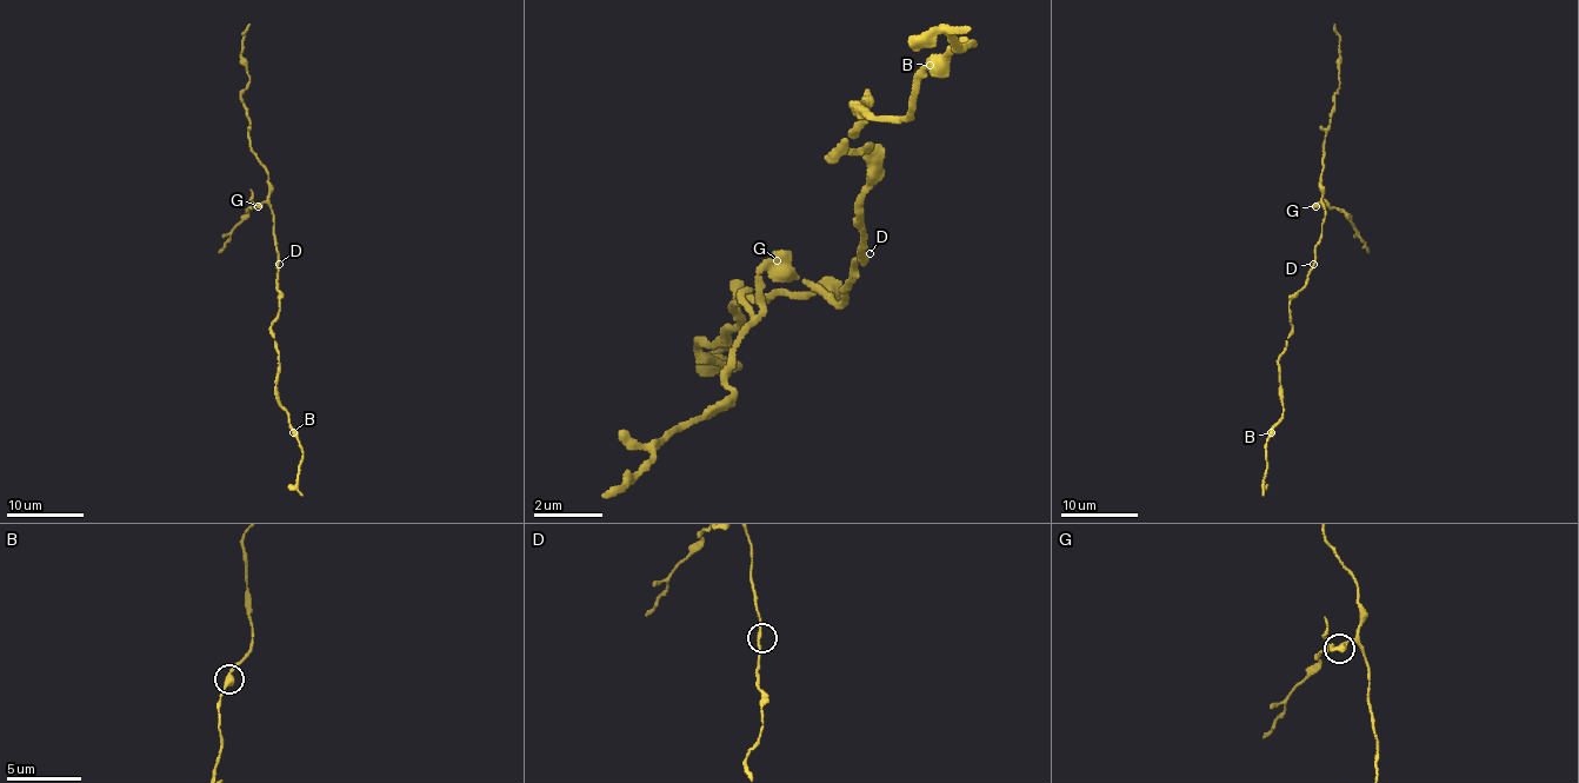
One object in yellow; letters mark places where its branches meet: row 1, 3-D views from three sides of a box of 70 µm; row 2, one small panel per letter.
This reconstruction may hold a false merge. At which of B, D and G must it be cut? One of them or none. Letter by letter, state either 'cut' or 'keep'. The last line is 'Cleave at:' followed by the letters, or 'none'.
B: keep
D: keep
G: cut
Cleave at: G

